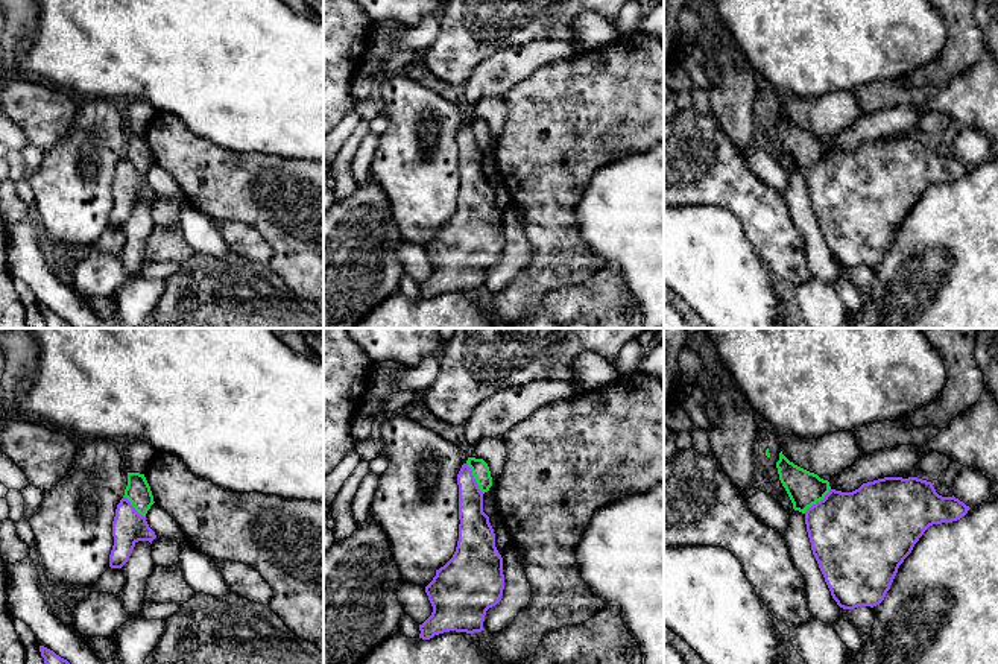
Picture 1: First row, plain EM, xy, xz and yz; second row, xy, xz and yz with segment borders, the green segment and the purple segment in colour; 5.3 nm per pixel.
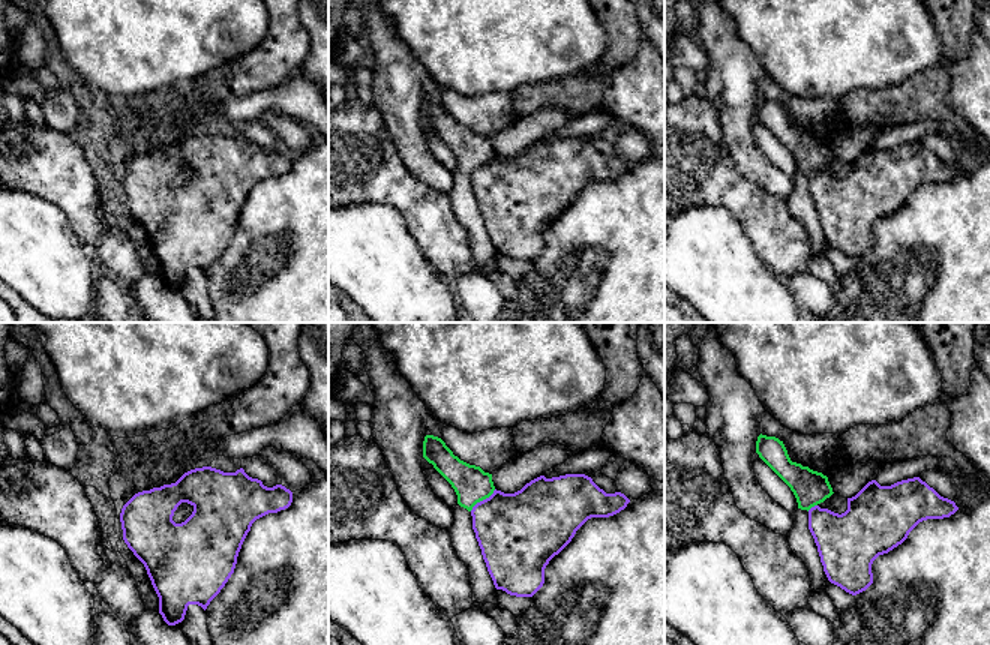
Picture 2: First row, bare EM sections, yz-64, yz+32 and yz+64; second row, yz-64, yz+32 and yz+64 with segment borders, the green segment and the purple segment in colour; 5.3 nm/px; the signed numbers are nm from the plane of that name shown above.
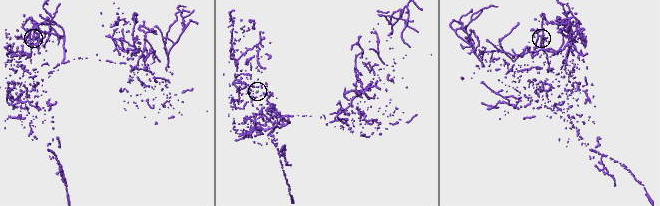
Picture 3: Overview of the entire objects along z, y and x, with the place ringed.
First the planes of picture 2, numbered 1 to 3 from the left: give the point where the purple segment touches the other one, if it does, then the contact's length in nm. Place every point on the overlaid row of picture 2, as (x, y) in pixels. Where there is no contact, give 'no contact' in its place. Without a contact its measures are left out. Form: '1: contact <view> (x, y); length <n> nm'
1: no contact
2: contact yz+32 (482, 500); length 180 nm
3: contact yz+64 (812, 506); length 70 nm

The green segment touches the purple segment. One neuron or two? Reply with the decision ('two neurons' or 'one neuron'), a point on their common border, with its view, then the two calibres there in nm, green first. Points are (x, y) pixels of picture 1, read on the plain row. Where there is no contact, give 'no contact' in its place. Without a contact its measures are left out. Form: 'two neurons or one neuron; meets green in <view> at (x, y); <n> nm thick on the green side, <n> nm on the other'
two neurons; meets green in xz at (474, 137); 90 nm thick on the green side, 160 nm on the other

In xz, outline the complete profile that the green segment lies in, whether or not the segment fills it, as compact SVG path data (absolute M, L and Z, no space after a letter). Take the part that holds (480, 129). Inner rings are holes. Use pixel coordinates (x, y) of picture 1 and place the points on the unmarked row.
M468 117L466 123L471 128L480 150L483 153L488 152L492 146L492 137L488 123L483 119L475 117Z

